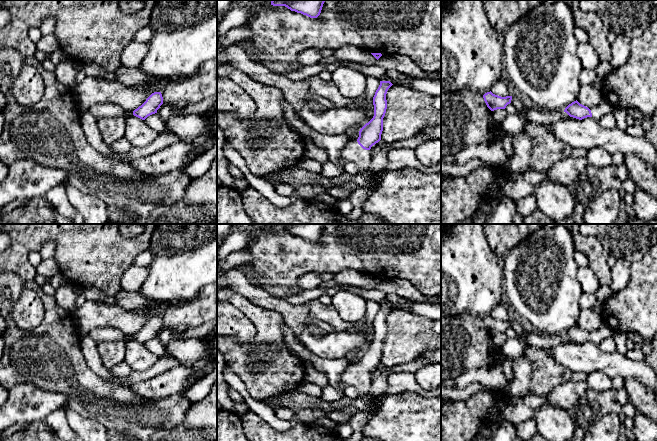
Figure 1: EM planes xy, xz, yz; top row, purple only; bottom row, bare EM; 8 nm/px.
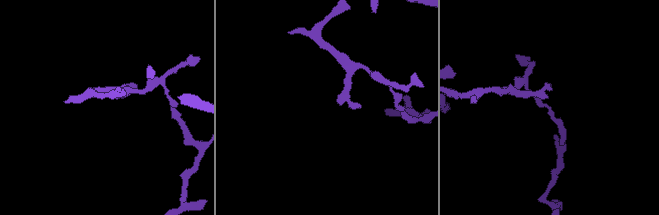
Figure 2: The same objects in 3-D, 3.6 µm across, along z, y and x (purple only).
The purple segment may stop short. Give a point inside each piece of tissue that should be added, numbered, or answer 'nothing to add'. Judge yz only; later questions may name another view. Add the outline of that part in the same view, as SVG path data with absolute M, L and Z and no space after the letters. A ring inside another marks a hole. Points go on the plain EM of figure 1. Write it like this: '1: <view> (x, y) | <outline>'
1: yz (603, 332) | M603 322L598 330L590 333L592 341L600 343L603 339L607 337L612 337L614 332L610 330Z

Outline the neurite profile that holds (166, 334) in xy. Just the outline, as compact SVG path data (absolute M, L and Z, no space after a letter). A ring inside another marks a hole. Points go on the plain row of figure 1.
M163 327L157 334L157 338L166 350L166 355L171 357L172 355L167 351L167 343L176 339L184 339L182 334L179 332L174 332L172 327Z

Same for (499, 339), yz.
M497 333L492 335L492 341L494 342L495 345L498 347L502 348L502 346L505 344L507 339L507 336L505 333Z

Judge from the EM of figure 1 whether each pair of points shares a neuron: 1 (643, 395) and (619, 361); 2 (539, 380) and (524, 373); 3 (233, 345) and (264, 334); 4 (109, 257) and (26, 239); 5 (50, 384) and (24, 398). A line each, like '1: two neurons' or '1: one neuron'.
1: two neurons
2: two neurons
3: one neuron
4: one neuron
5: two neurons

